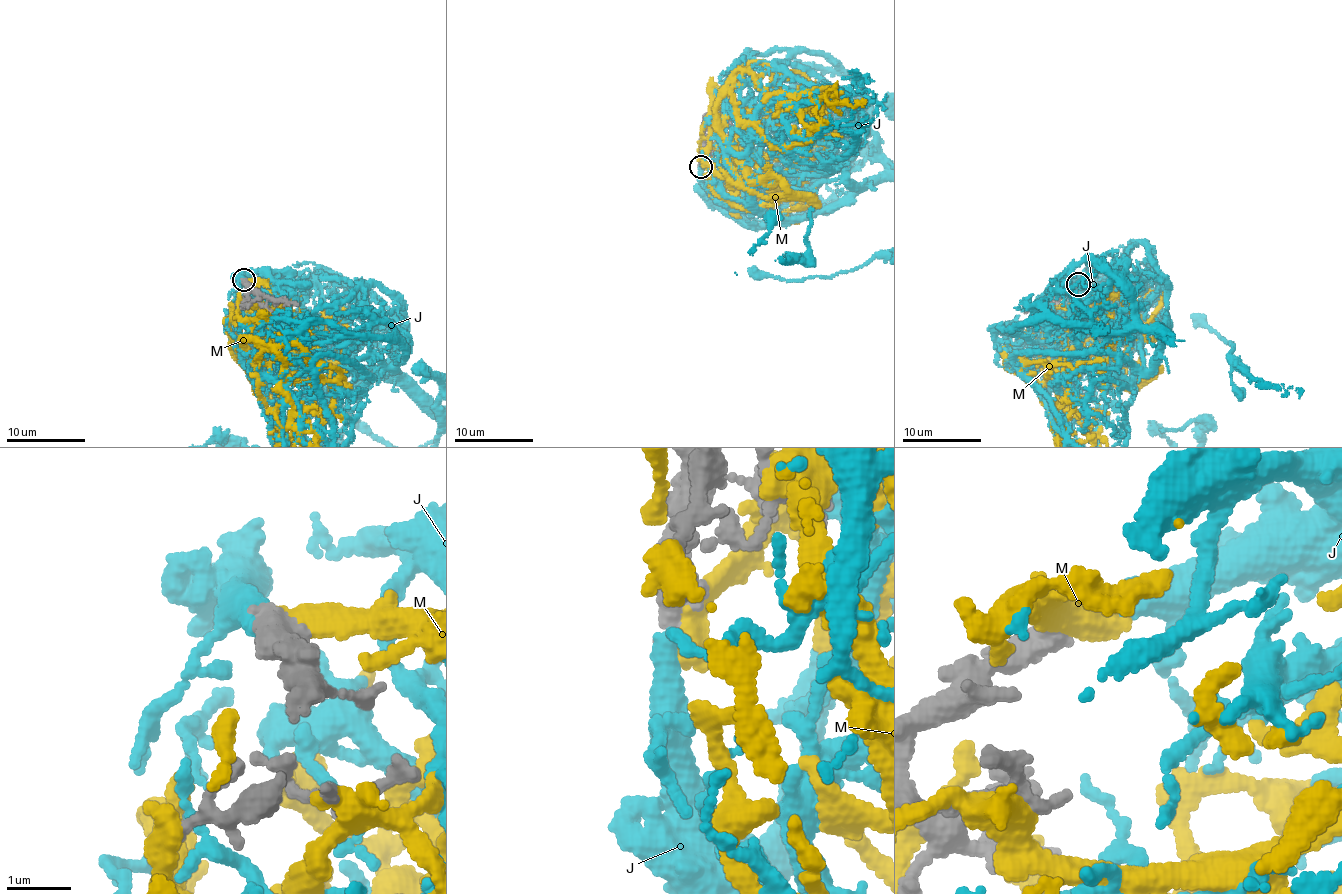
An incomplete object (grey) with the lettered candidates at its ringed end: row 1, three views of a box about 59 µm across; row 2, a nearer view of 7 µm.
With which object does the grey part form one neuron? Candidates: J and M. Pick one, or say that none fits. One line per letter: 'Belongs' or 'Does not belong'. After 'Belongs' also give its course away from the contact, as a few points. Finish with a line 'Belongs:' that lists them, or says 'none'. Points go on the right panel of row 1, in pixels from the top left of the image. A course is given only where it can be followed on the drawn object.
J: Belongs
M: Does not belong
Belongs: J

